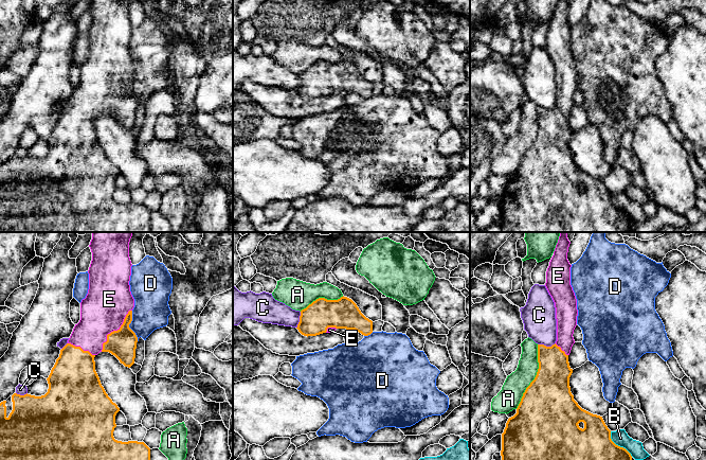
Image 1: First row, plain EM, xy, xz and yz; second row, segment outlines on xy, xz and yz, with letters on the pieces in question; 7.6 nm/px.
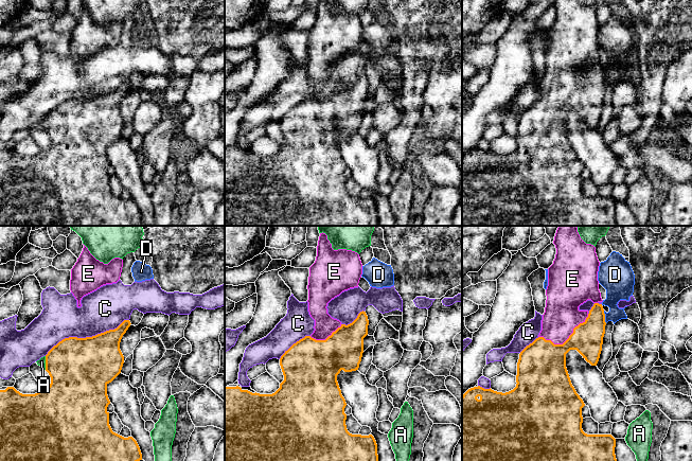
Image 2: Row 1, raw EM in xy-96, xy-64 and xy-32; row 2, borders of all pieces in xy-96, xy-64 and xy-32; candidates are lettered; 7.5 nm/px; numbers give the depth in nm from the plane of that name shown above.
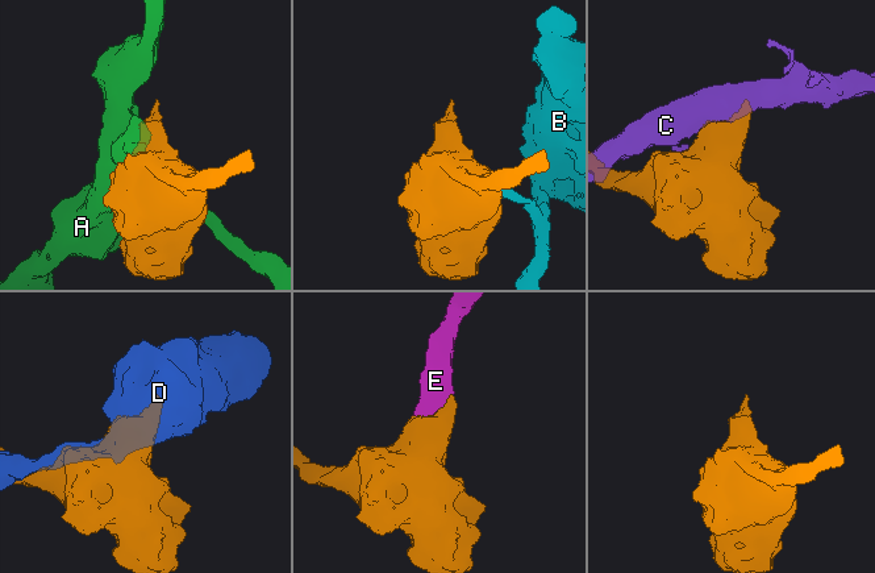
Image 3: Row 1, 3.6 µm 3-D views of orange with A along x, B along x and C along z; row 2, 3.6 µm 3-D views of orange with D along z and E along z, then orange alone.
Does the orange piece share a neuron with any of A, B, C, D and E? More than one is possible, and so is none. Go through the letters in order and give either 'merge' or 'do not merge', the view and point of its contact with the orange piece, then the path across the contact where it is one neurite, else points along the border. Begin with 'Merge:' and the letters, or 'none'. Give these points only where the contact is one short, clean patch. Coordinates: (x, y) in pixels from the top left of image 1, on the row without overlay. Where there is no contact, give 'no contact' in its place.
Merge: E
A: do not merge; contact yz (536, 139)
B: do not merge; contact yz (617, 208); border yz (610, 194), (610, 200), (632, 218)
C: do not merge; contact yz (545, 108)
D: do not merge; contact xy (128, 88)
E: merge; contact xy (114, 93)

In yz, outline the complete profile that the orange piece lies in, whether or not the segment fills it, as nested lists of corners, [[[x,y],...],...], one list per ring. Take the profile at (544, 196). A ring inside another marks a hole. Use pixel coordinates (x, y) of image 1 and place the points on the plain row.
[[[559,0],[546,34],[545,49],[556,70],[557,104],[551,109],[538,107],[537,138],[502,196],[501,232],[633,232],[631,216],[612,204],[602,179],[582,172],[571,155],[568,118],[578,72],[571,48],[569,6],[567,0]]]

